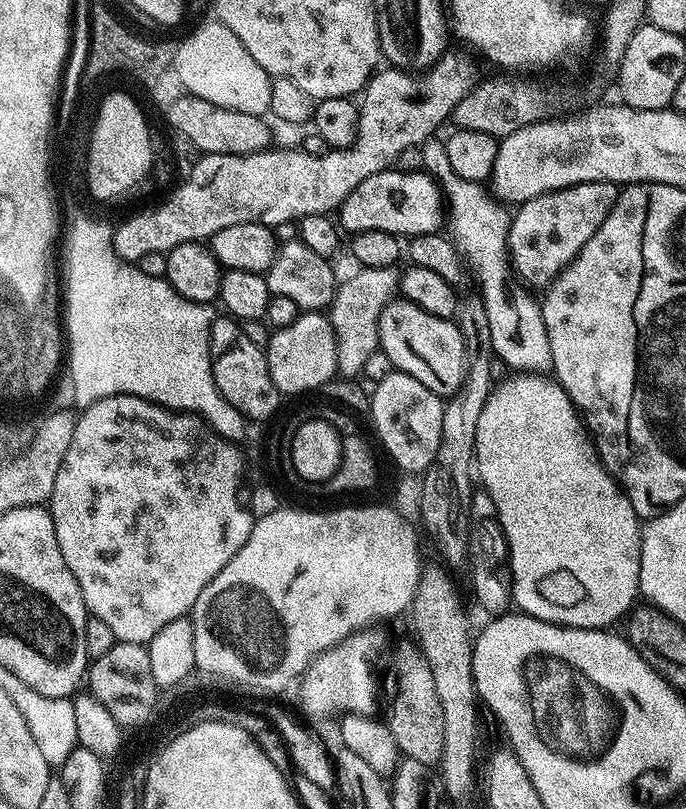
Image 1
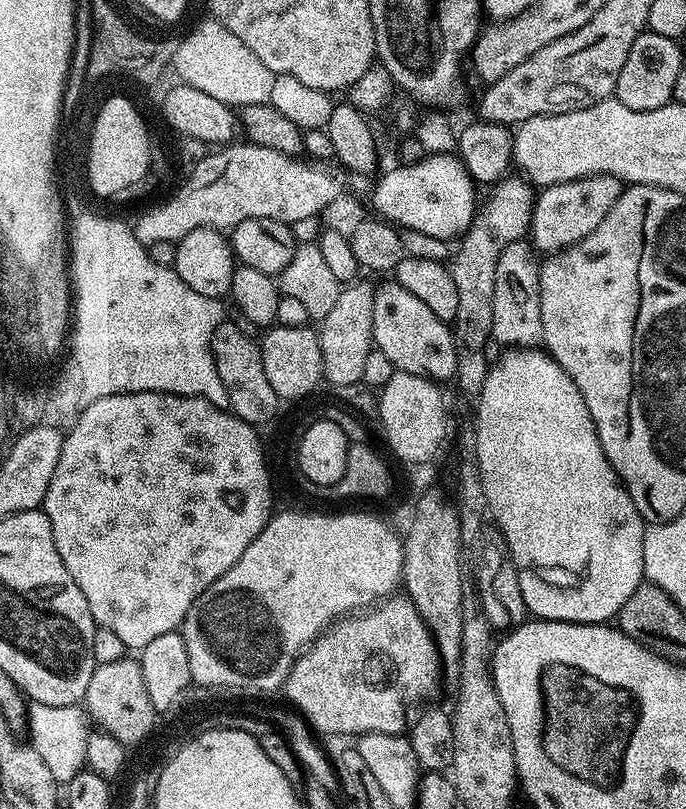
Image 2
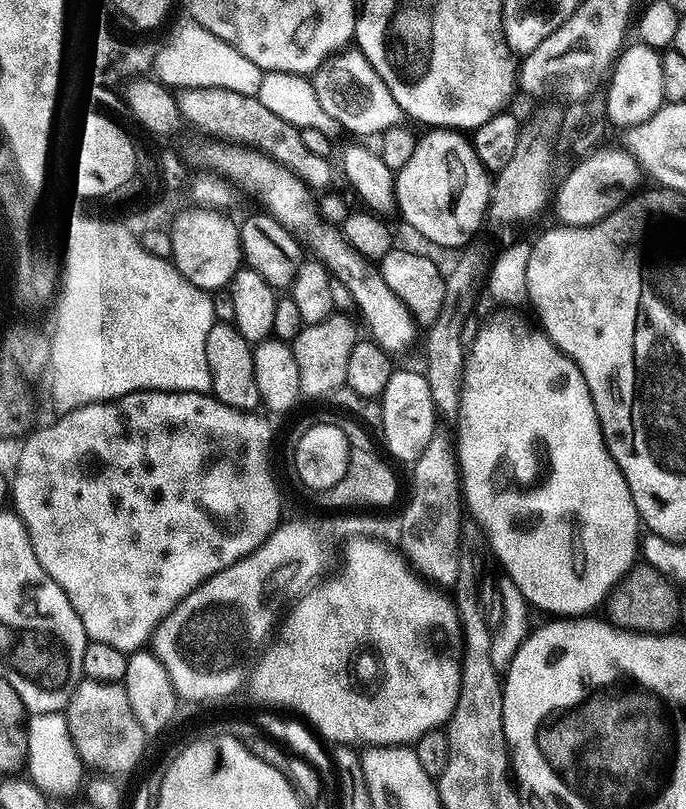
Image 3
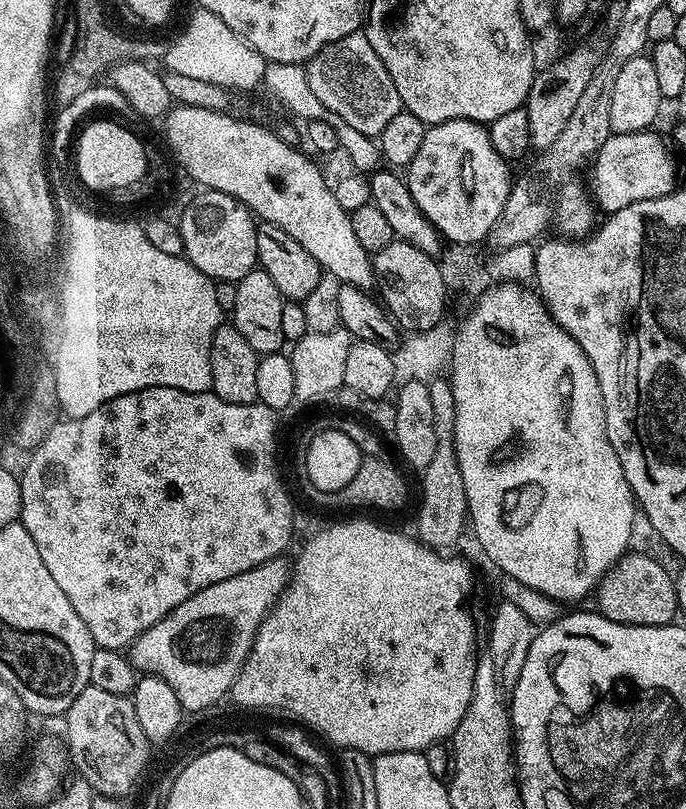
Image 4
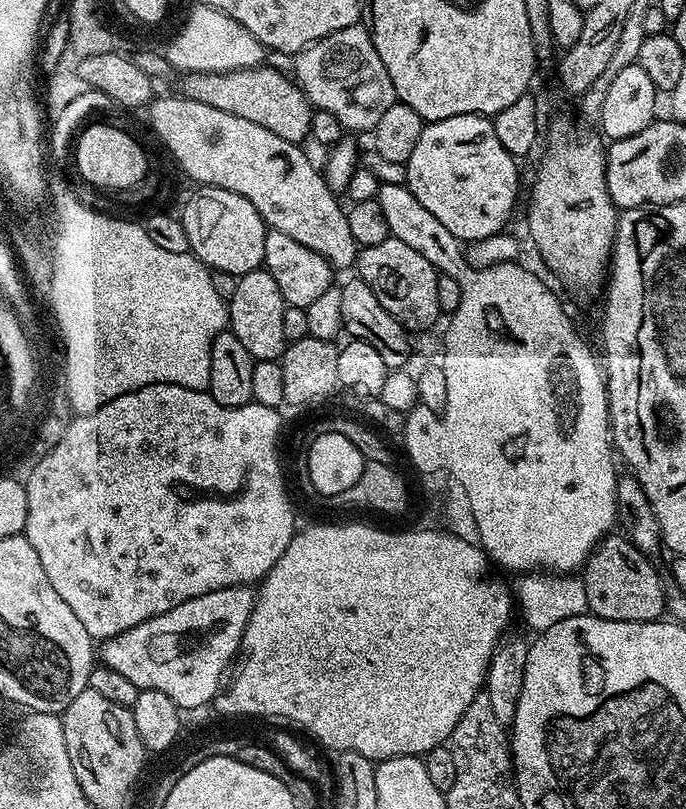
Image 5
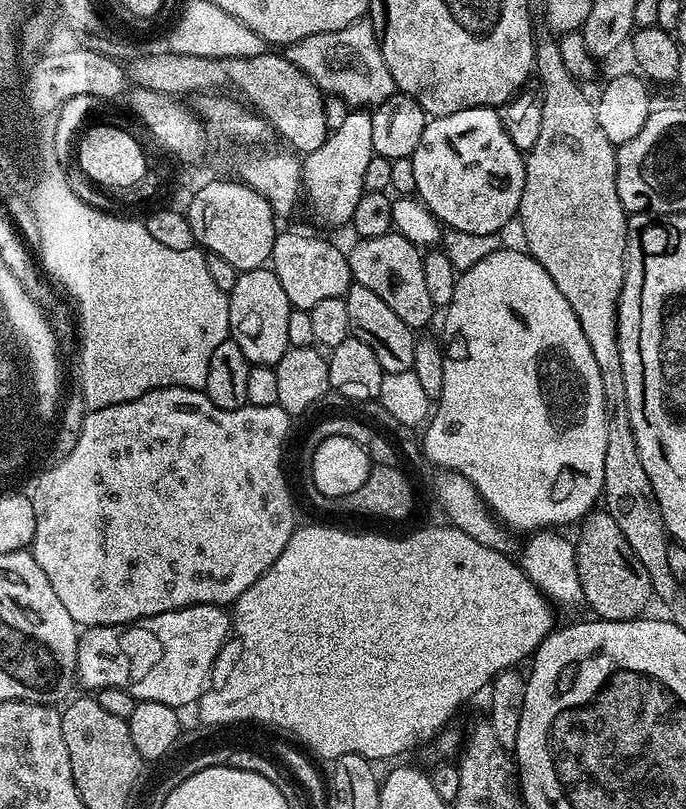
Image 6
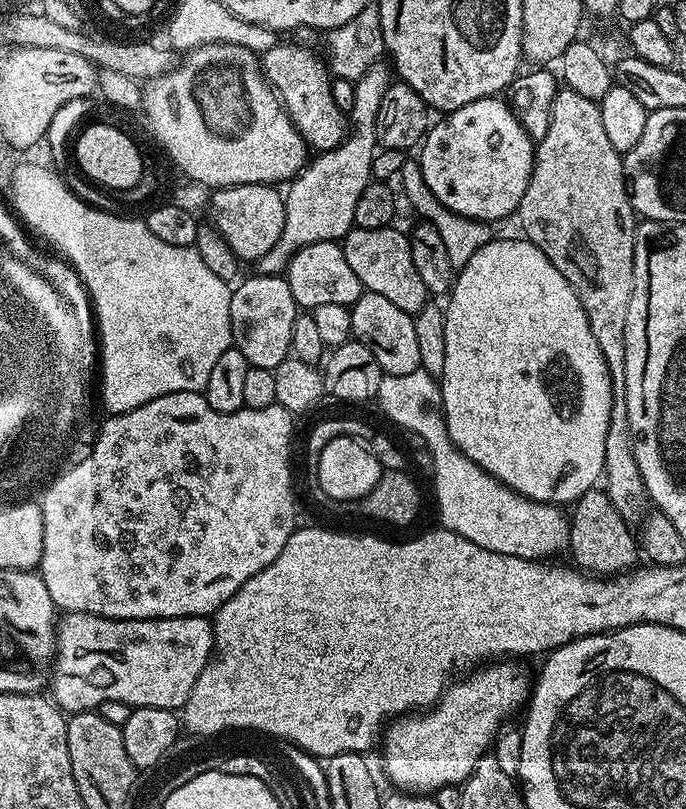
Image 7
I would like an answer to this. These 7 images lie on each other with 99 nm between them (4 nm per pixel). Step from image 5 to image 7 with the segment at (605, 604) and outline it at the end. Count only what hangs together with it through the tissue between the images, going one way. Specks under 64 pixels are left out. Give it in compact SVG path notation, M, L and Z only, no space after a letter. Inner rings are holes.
M599 487L591 488L571 505L566 548L567 551L572 551L571 563L596 578L611 578L623 574L637 563L637 537L622 518L622 514L614 510L614 502L610 502L608 493Z

